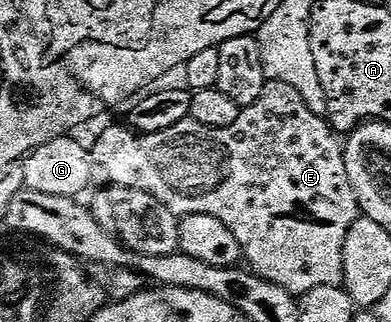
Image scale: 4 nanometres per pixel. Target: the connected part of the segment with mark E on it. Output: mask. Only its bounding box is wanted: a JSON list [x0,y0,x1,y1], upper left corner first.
[91,81,359,297]

